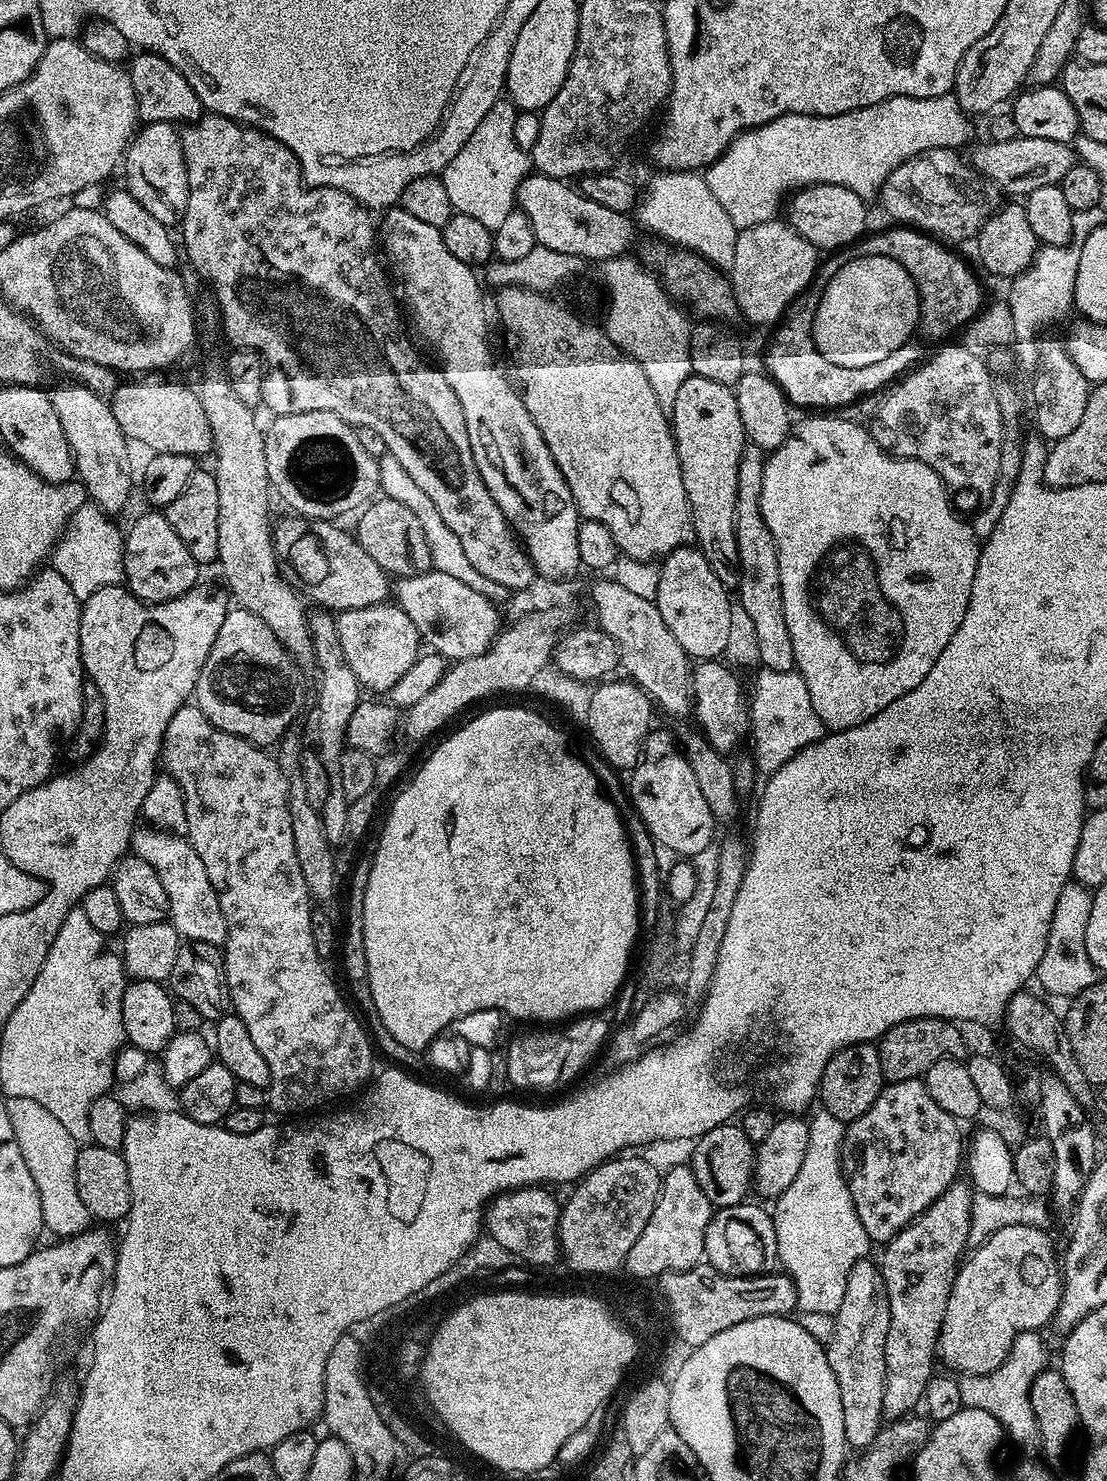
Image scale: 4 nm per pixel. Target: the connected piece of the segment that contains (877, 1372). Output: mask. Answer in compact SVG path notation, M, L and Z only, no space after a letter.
M868 1258L862 1259L850 1270L846 1294L842 1294L842 1306L838 1306L834 1314L836 1325L832 1328L832 1337L826 1340L830 1370L834 1370L838 1394L842 1398L844 1438L849 1449L856 1448L852 1450L863 1450L874 1442L885 1419L882 1394L886 1394L886 1338L890 1330L890 1306L880 1269L870 1261Z

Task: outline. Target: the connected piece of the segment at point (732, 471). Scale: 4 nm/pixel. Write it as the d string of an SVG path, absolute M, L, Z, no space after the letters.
M693 374L678 389L670 419L682 466L682 482L692 511L695 543L724 587L735 589L740 582L740 563L738 542L734 538L734 514L738 502L738 462L746 443L735 391L722 386L722 382L710 382L710 378Z

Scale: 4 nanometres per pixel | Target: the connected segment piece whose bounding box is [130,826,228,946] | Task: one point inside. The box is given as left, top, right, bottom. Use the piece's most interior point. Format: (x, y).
(193, 908)

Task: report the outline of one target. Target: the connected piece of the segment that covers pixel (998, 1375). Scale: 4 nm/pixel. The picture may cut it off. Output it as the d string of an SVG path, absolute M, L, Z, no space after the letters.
M1039 1331L1024 1332L1012 1343L1006 1360L994 1371L983 1374L966 1374L959 1381L964 1407L984 1410L998 1418L1004 1425L1005 1433L1027 1448L1030 1452L1041 1451L1040 1431L1034 1418L1034 1406L1030 1406L1030 1386L1034 1378L1045 1371L1048 1360L1048 1348L1040 1337Z

